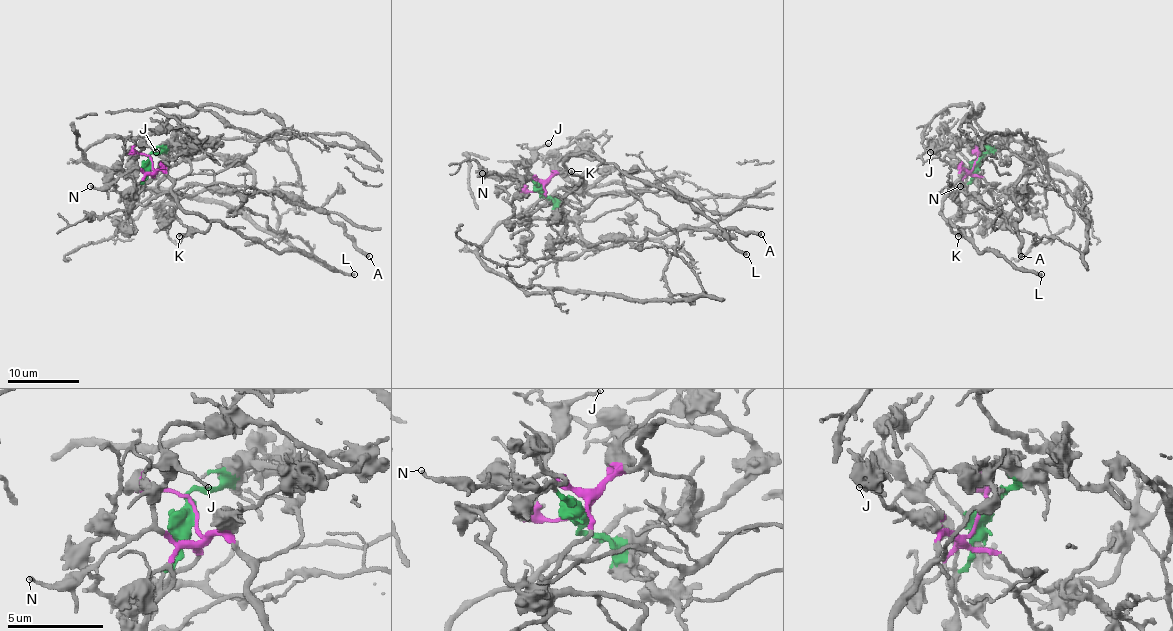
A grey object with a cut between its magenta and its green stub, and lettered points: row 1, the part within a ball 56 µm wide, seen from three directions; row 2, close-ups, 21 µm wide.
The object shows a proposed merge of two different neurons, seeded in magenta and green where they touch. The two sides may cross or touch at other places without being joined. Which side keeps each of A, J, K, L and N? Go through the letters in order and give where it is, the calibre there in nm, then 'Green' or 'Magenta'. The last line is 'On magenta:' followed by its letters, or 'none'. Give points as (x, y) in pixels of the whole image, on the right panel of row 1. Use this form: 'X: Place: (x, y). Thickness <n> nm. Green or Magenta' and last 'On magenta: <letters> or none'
A: Place: (1021, 256). Thickness 360 nm. Green
J: Place: (930, 152). Thickness 130 nm. Magenta
K: Place: (958, 236). Thickness 140 nm. Magenta
L: Place: (1041, 274). Thickness 280 nm. Magenta
N: Place: (960, 186). Thickness 150 nm. Magenta
On magenta: J, K, L, N

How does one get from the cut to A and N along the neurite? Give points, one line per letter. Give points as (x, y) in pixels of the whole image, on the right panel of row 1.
A: (975, 162), (999, 147), (1029, 158), (1034, 154), (1015, 187), (1020, 190), (1015, 194), (1020, 256)
N: (975, 162), (970, 172), (961, 169), (967, 174), (967, 183), (963, 188), (959, 187)

